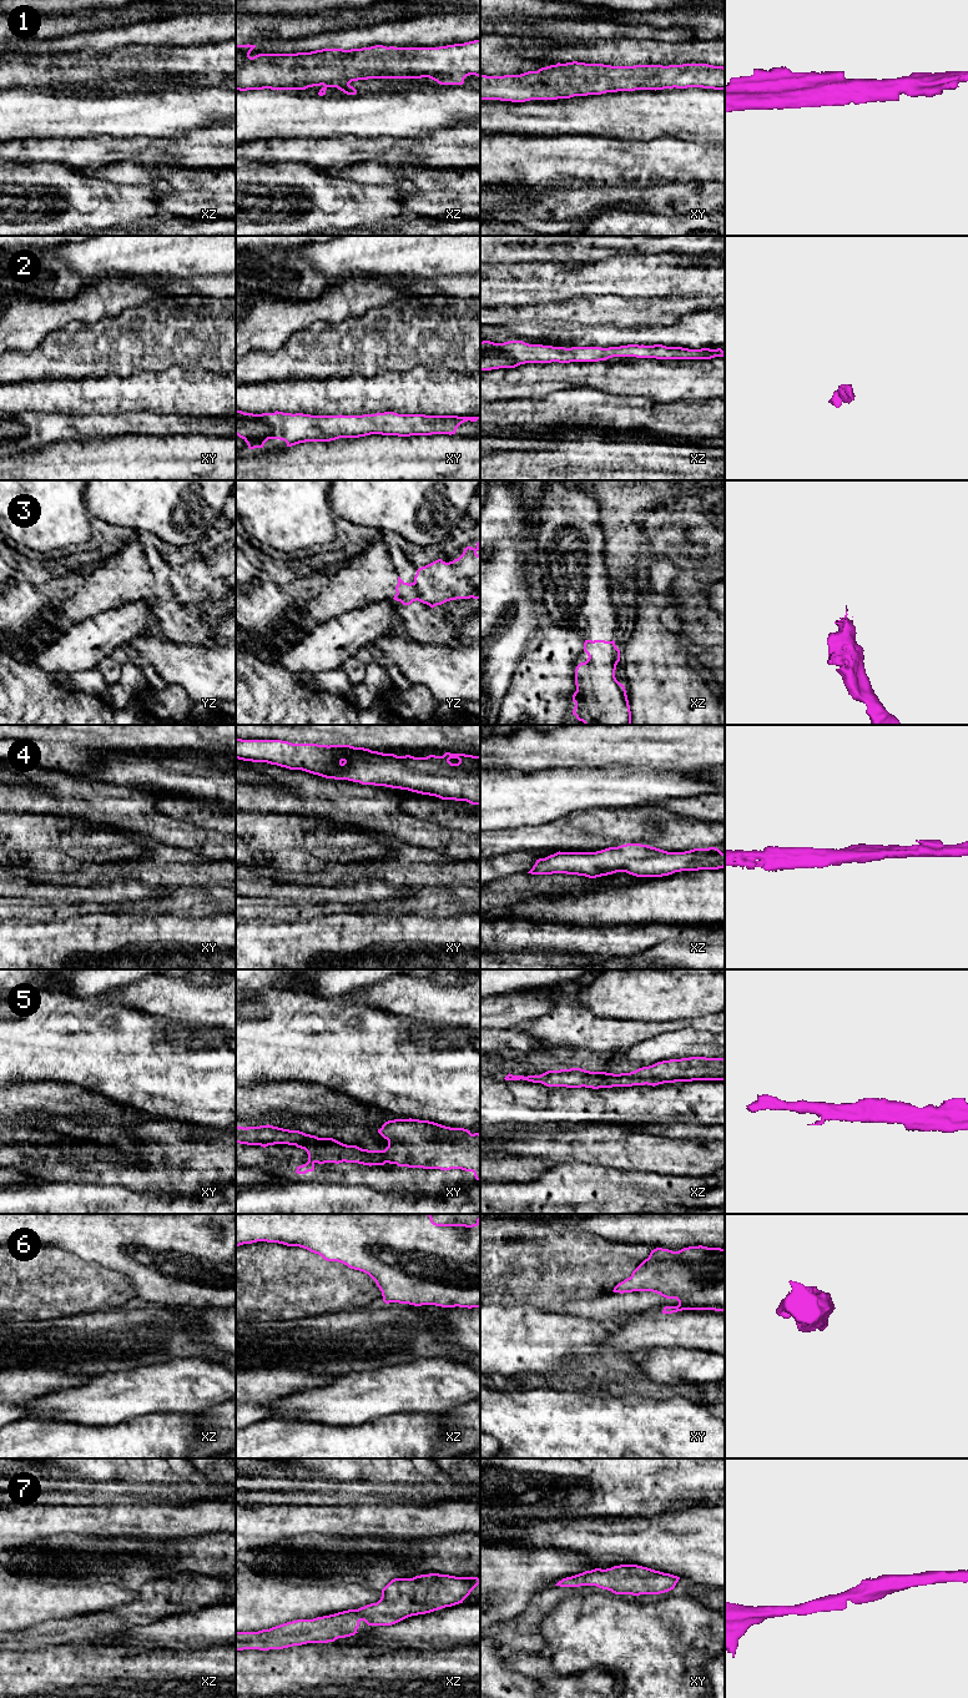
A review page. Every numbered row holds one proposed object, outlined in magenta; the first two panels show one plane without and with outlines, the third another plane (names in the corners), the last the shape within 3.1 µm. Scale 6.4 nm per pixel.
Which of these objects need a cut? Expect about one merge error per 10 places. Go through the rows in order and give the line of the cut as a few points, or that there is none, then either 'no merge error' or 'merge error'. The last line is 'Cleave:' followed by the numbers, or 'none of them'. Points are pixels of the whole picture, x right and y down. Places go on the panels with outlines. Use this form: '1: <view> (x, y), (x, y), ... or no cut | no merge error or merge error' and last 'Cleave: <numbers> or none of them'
1: no cut | no merge error
2: no cut | no merge error
3: no cut | no merge error
4: no cut | no merge error
5: no cut | no merge error
6: no cut | no merge error
7: no cut | no merge error
Cleave: none of them

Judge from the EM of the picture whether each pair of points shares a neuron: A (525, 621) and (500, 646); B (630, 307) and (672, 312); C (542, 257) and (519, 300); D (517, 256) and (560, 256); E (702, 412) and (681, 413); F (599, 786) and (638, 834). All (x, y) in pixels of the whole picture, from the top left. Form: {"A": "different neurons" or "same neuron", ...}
{"A": "same neuron", "B": "same neuron", "C": "different neurons", "D": "same neuron", "E": "same neuron", "F": "different neurons"}

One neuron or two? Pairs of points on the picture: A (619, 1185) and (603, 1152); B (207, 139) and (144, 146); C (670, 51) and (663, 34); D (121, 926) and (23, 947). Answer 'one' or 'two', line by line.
A: two
B: one
C: two
D: one

